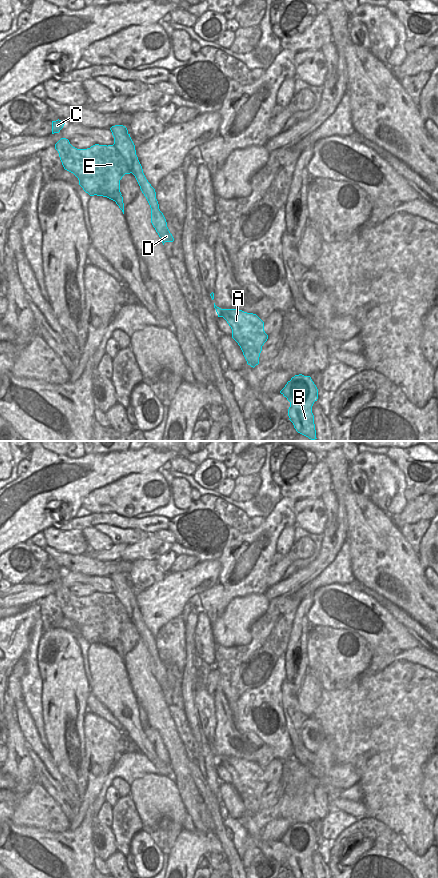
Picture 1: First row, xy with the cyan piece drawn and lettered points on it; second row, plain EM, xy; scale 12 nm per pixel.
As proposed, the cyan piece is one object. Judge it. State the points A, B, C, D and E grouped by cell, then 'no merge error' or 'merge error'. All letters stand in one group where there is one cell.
A B D / C E; merge error

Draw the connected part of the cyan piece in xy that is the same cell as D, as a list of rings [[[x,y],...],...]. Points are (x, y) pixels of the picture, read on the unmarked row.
[[[115,573],[112,574],[110,578],[114,585],[113,593],[127,609],[132,622],[135,624],[142,641],[150,653],[151,671],[162,687],[163,693],[165,690],[173,690],[174,686],[167,675],[166,667],[159,657],[155,637],[151,634],[143,621],[142,614],[136,603],[135,593],[127,576],[123,573]]]

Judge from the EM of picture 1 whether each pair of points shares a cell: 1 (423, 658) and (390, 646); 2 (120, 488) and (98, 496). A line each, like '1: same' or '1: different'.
1: same
2: same

